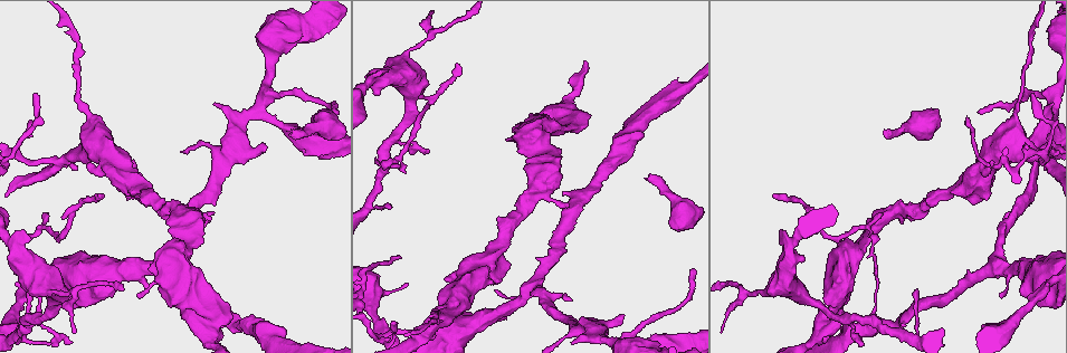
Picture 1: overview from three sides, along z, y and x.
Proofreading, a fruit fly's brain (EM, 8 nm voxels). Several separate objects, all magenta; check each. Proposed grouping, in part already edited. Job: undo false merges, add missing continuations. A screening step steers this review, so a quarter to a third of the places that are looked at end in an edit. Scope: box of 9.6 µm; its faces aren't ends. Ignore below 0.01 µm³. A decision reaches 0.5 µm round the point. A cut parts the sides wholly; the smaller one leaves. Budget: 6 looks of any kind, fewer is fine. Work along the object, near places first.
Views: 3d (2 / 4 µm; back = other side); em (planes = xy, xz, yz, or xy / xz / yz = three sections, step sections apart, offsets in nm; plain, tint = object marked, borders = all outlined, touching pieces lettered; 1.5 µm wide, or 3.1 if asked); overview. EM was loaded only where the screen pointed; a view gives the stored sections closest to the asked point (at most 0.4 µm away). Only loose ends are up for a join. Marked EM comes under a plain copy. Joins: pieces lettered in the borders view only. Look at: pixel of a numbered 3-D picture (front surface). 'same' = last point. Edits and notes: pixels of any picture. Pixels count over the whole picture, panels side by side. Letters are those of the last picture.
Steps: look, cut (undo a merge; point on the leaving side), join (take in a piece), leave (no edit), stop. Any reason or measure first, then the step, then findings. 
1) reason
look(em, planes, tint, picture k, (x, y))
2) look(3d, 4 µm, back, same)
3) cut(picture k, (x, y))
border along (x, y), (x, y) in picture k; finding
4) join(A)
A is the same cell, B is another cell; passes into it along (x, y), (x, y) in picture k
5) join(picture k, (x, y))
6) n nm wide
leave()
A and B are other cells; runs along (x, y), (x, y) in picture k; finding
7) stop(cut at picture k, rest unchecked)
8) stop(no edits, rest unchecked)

sudden change in width
look(em, xy, step 4, borders, picture 1, (870, 319))

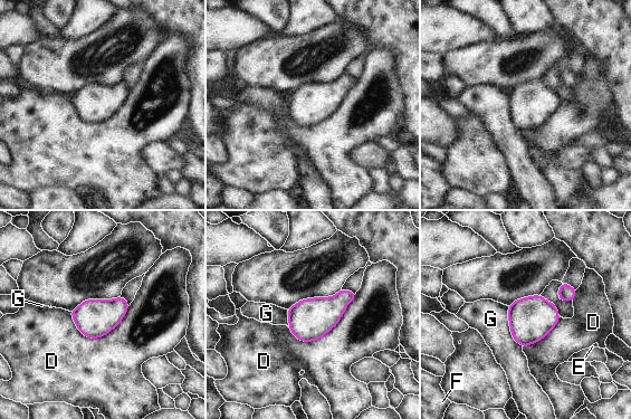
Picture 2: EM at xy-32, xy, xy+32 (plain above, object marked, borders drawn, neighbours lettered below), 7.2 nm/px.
leave()
D, E, F and G are other cells; border along (356, 293), (322, 336), (288, 329) in picture 2; one neuron here

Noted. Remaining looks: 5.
tapers out
look(3d, 4 µm, picture 1, (774, 194))

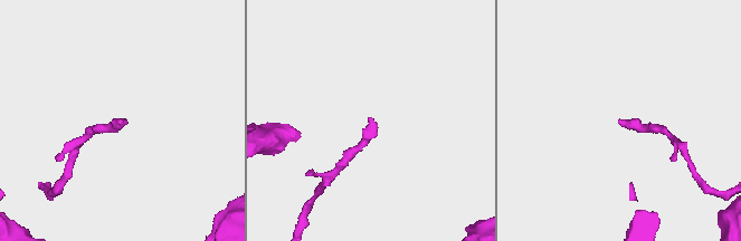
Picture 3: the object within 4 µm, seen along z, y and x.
now the EM
look(em, xz, step 8, tint, picture 3, (120, 119))

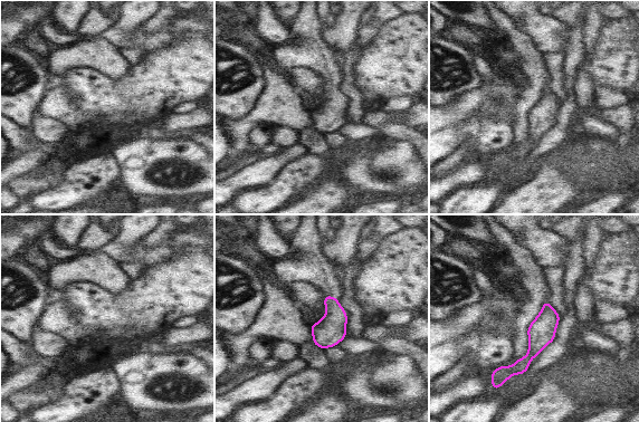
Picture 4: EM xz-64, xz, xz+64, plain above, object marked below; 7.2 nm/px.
look(em, planes, borders, same)

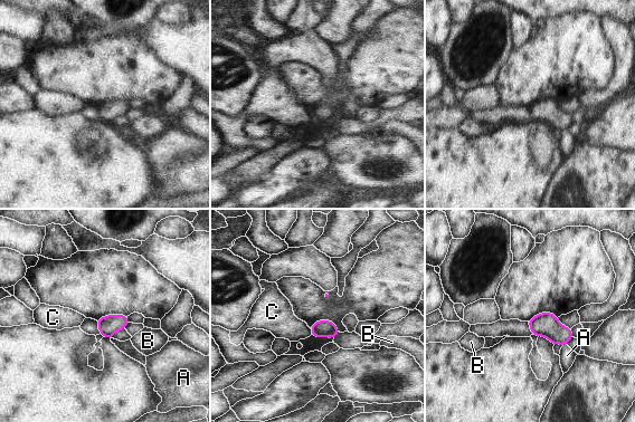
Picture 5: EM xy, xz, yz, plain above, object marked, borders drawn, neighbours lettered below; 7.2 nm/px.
120 nm wide
leave()
A, B and C are other cells; border along (310, 329), (311, 334) in picture 5; none of them fits

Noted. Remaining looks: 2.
sudden change in width
look(3d, 4 µm, back, picture 1, (274, 93))

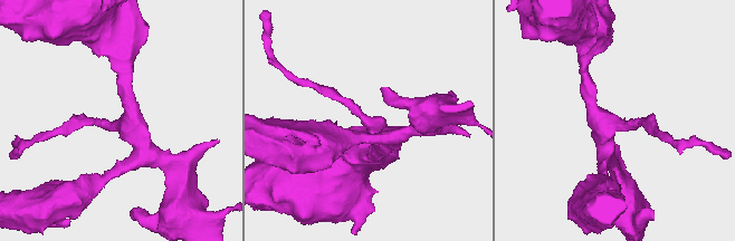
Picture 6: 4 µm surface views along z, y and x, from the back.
3 arms
look(em, planes, borders, picture 6, (614, 122))

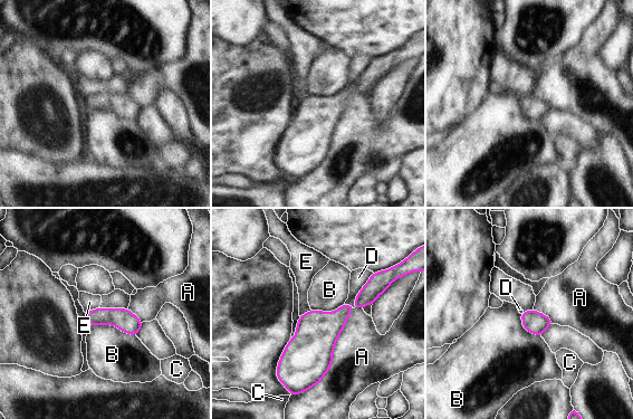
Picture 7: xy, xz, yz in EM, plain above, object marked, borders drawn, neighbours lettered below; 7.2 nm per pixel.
leave()
A, B, C, D and E are other cells; border along (89, 324), (113, 324), (135, 335) in picture 7; one neuron here

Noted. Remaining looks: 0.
stop(no edits, rest unchecked)

